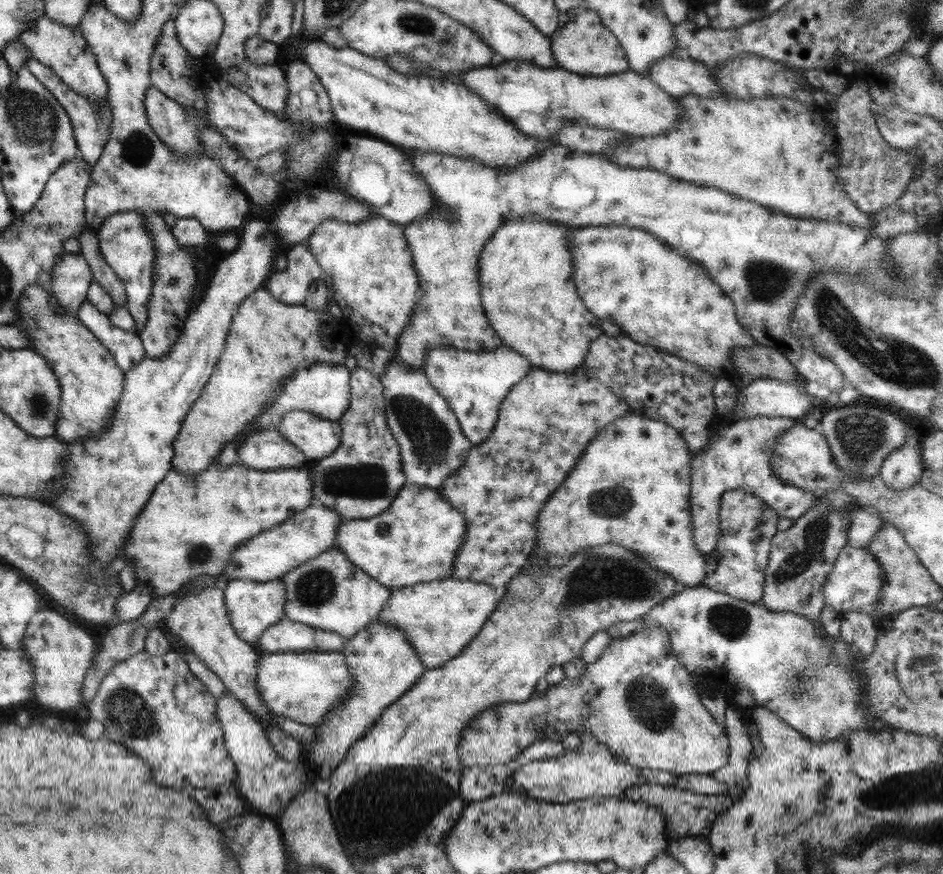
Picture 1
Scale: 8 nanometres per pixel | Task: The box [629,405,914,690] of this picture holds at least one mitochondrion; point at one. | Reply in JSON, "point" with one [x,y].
{"point":[859,436]}

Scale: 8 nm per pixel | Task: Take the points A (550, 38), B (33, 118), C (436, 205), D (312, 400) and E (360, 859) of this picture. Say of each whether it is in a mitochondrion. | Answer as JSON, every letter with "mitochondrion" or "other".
{"A":"other","B":"mitochondrion","C":"other","D":"other","E":"mitochondrion"}

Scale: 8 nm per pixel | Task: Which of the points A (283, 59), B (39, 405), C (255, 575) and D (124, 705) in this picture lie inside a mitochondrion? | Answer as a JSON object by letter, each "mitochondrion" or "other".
{"A":"other","B":"mitochondrion","C":"other","D":"mitochondrion"}

